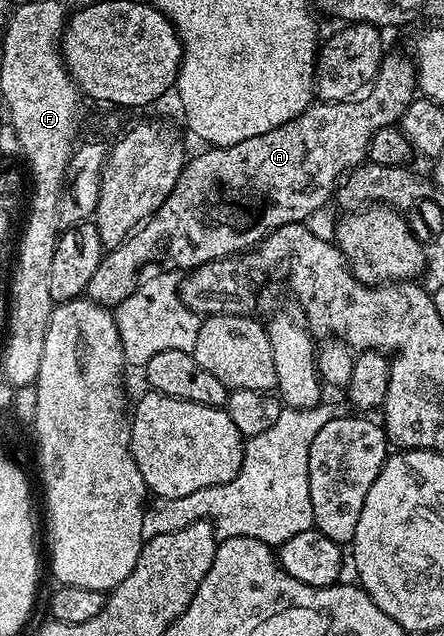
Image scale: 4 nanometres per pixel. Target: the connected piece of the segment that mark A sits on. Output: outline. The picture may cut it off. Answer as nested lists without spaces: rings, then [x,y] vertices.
[[[387,53],[383,57],[380,65],[378,65],[378,75],[370,83],[368,93],[365,96],[355,97],[349,102],[315,101],[303,114],[296,116],[292,120],[288,120],[284,124],[280,124],[280,128],[272,128],[272,132],[264,132],[260,136],[252,136],[252,140],[240,140],[240,144],[203,149],[203,154],[198,154],[195,158],[193,155],[187,161],[185,168],[180,172],[180,180],[176,180],[176,188],[172,188],[168,200],[164,200],[164,204],[160,204],[160,208],[154,215],[146,219],[134,233],[129,234],[118,246],[107,249],[103,253],[100,264],[96,267],[96,273],[92,276],[92,280],[88,280],[85,297],[89,298],[91,302],[99,302],[101,306],[115,308],[122,301],[127,300],[128,296],[136,292],[138,286],[146,281],[147,278],[156,277],[162,271],[189,272],[195,270],[197,266],[203,266],[204,264],[215,262],[221,258],[241,255],[243,252],[249,251],[251,248],[257,246],[259,242],[264,241],[276,228],[280,228],[289,222],[306,222],[309,219],[309,214],[316,213],[329,198],[331,201],[332,195],[336,190],[336,183],[339,179],[347,172],[353,170],[354,167],[361,166],[367,161],[370,153],[370,141],[374,133],[385,126],[401,123],[402,114],[408,108],[408,104],[413,102],[416,97],[417,84],[418,75],[414,69],[413,61],[407,55],[405,58],[402,54]]]

